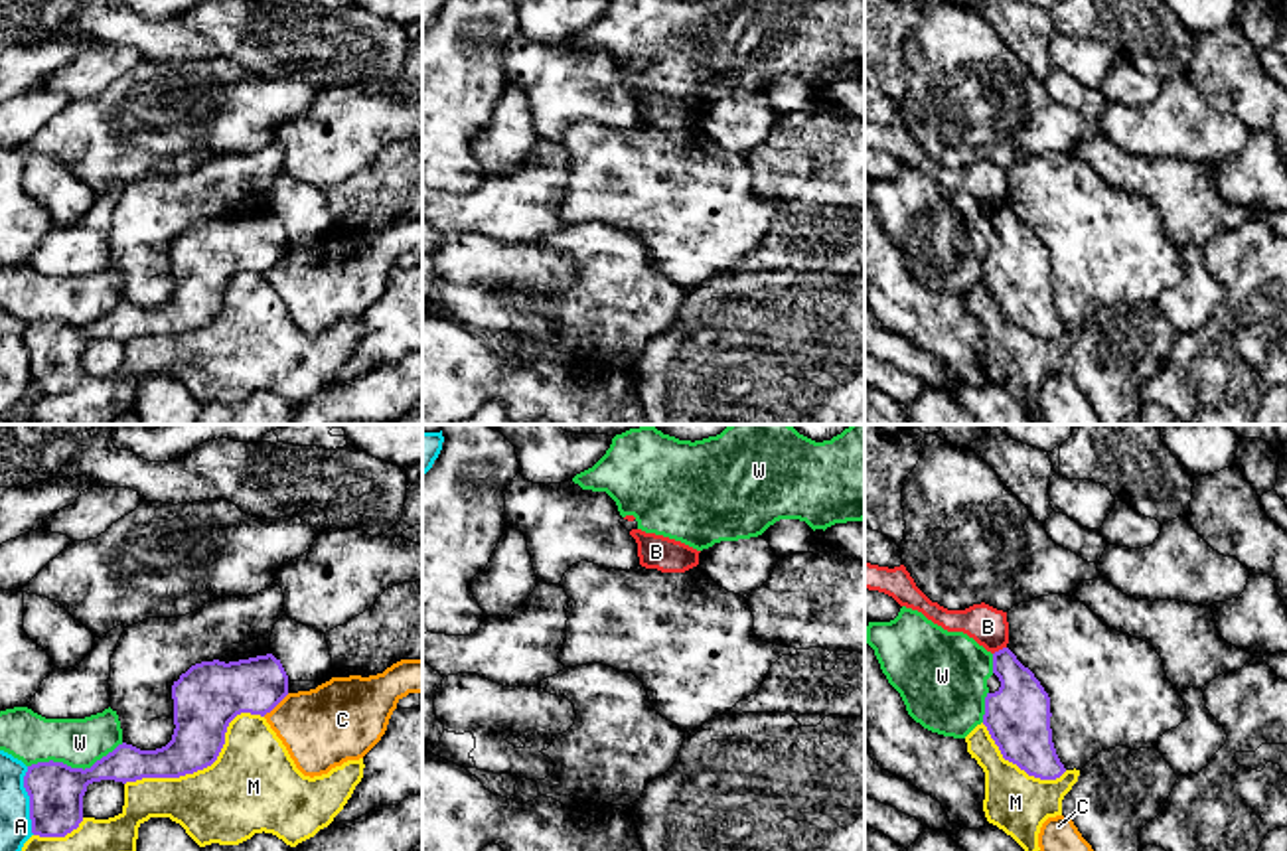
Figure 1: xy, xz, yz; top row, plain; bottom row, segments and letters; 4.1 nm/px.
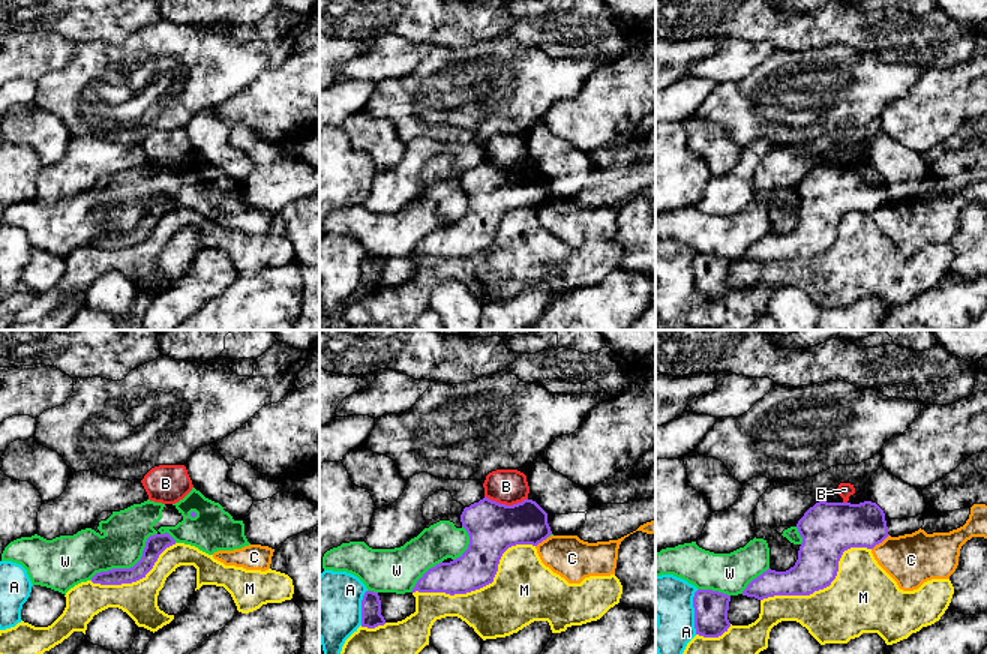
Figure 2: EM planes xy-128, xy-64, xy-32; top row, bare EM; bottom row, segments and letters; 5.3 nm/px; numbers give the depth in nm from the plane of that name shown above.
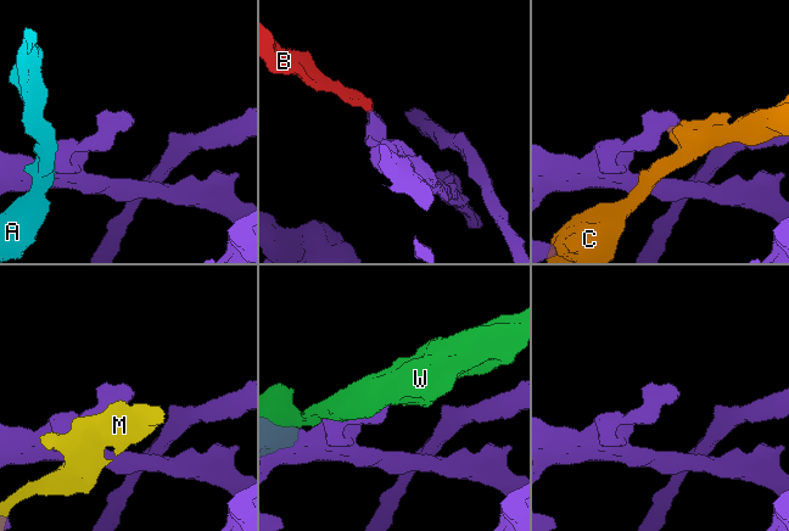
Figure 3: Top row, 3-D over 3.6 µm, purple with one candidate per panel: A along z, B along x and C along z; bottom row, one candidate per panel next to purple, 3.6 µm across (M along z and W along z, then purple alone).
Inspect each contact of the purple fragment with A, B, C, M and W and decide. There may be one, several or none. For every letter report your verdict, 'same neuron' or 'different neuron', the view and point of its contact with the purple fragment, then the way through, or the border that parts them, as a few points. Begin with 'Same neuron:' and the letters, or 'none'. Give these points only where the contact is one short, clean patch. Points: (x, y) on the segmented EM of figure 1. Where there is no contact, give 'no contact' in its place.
Same neuron: none
A: different neuron; contact xy (30, 800)
B: different neuron; contact yz (999, 650); border yz (1005, 646), (993, 654)
C: different neuron; contact xy (275, 705)
M: different neuron; contact xy (204, 767)
W: different neuron; contact xy (75, 769)

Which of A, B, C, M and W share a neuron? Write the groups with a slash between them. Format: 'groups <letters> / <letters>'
groups A / B / C / M / W

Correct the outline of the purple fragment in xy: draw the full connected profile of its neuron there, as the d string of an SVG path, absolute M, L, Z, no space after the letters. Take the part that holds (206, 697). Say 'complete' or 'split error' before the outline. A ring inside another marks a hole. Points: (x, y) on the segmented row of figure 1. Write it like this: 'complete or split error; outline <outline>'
complete; outline M272 654L191 665L172 685L176 729L166 746L140 750L122 742L85 770L53 760L28 766L24 788L30 796L32 833L65 837L77 829L83 821L83 796L93 782L180 778L211 766L237 715L265 717L286 695L288 675Z

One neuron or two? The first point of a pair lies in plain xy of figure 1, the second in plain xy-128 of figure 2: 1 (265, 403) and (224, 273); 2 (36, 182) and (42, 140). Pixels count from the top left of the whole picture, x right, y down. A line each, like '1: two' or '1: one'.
1: one
2: one

